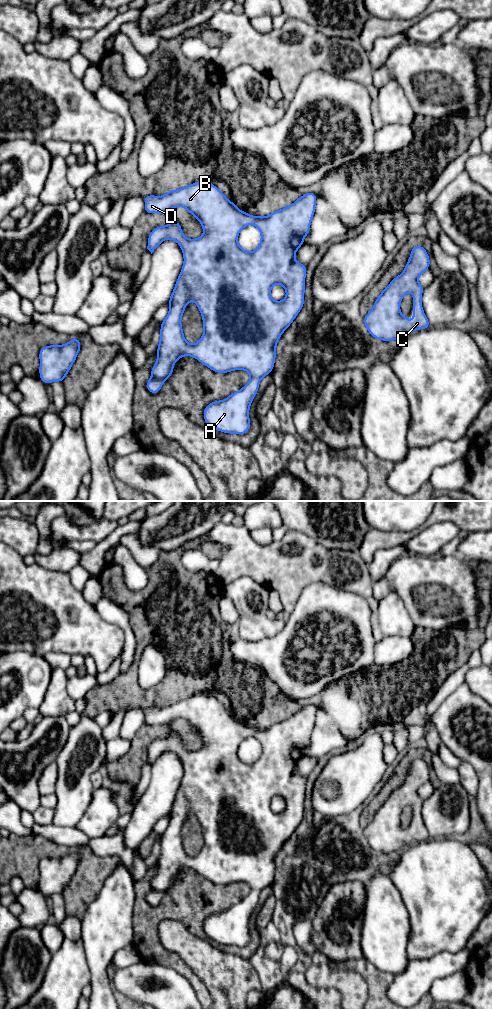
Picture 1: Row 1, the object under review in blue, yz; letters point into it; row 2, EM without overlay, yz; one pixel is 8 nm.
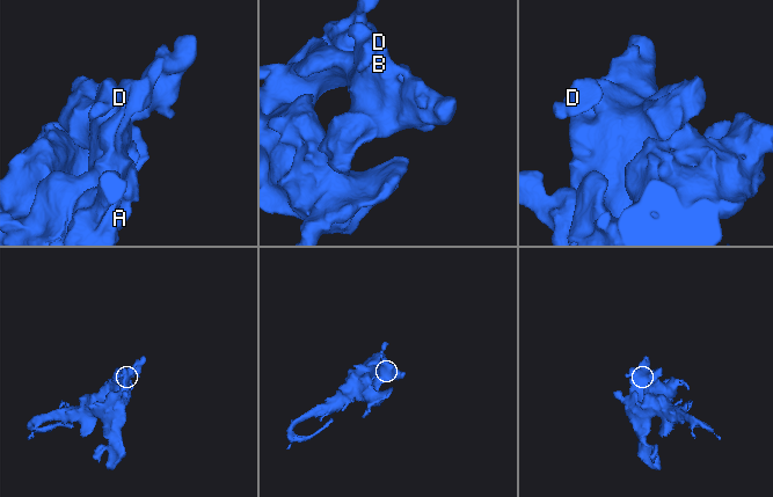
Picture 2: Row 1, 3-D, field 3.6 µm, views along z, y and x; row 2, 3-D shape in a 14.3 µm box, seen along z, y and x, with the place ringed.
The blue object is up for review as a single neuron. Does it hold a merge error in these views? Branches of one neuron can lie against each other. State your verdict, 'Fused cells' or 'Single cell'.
Single cell

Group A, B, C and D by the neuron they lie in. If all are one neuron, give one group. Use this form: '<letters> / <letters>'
A B C D

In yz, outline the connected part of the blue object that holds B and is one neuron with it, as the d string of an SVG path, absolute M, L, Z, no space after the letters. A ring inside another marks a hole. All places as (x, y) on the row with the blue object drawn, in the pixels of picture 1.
M205 179L178 190L171 188L163 196L145 195L144 202L144 213L148 214L165 214L181 206L201 223L204 231L200 238L189 239L184 236L179 222L171 220L166 226L154 228L148 236L147 249L151 254L162 241L172 239L181 247L184 262L168 300L168 314L161 322L157 361L151 369L146 389L157 394L173 374L173 365L183 356L196 358L216 373L245 370L250 374L250 380L244 387L224 400L211 402L203 410L208 428L243 435L251 427L249 410L260 380L273 371L277 342L304 305L306 264L297 263L295 253L304 246L303 240L310 232L317 194L303 194L291 205L267 217L252 216L239 210L221 190ZM250 224L259 229L261 241L254 251L247 252L238 244L238 234ZM275 284L281 284L286 290L283 301L271 298ZM189 301L196 303L204 326L203 335L196 344L186 341L181 324Z

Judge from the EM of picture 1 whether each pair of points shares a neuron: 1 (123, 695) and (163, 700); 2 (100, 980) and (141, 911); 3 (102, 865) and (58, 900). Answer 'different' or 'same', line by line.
1: same
2: different
3: different

